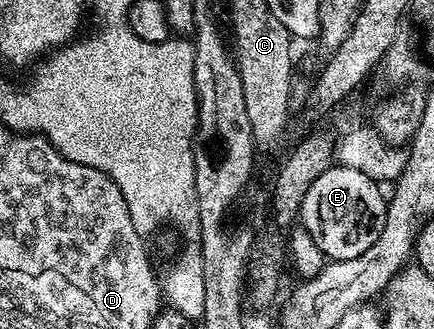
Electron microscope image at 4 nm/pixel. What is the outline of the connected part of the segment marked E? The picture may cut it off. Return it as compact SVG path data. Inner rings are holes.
M328 169L316 177L313 185L309 185L309 191L305 193L299 206L298 222L312 235L317 248L321 249L328 260L361 257L361 253L369 249L373 241L377 241L380 230L385 225L387 203L379 203L379 191L380 188L373 185L371 180L364 179L361 173L346 169Z

